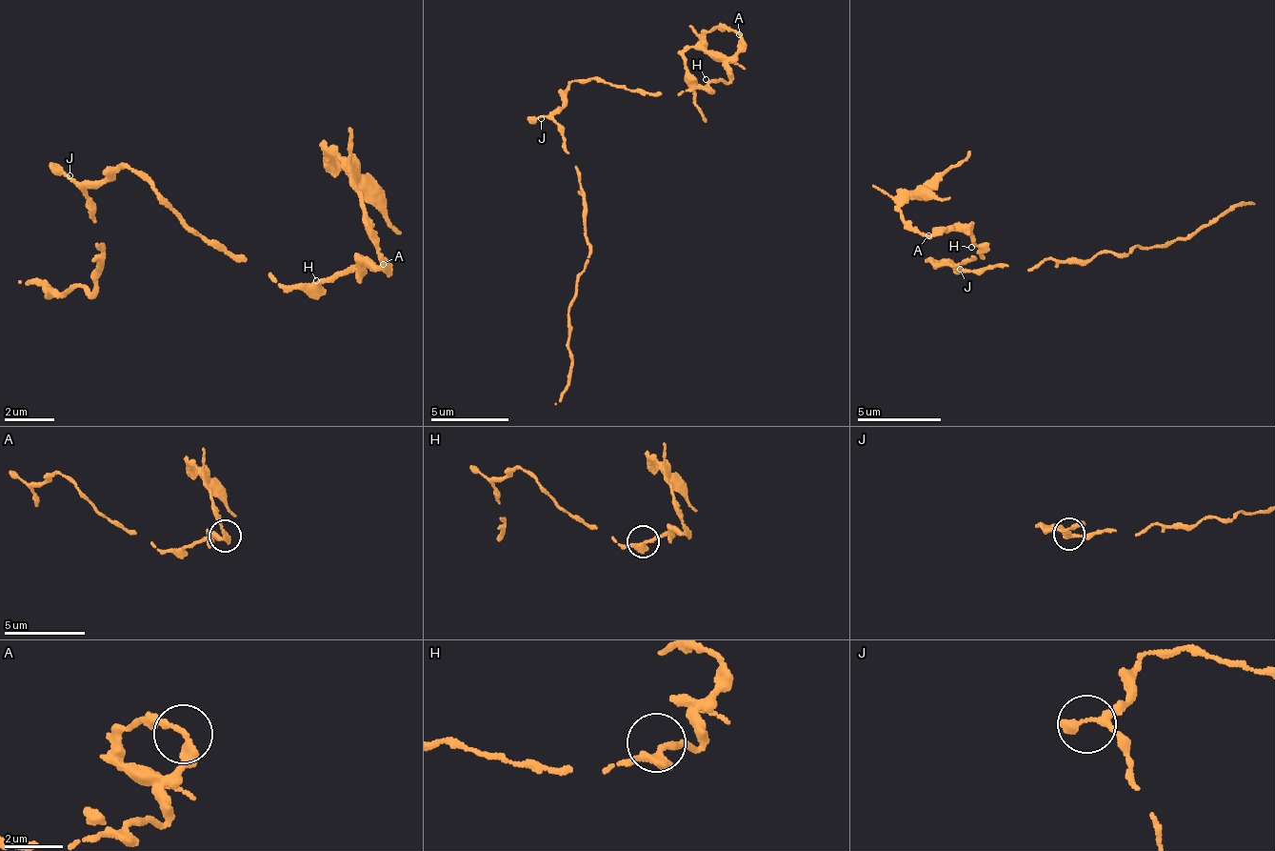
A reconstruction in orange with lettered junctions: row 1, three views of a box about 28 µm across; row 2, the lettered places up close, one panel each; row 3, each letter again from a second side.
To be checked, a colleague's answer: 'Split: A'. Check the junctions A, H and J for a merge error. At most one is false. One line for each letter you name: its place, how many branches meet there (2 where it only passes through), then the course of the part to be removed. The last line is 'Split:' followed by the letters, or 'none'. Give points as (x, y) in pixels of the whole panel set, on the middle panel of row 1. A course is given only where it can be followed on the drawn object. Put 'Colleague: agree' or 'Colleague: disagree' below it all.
A: Place: (739, 34). Branches: 2. Course of the part to remove: (739, 34), (714, 27), (704, 40), (685, 52), (687, 80), (707, 121)
Split: A
Colleague: agree

